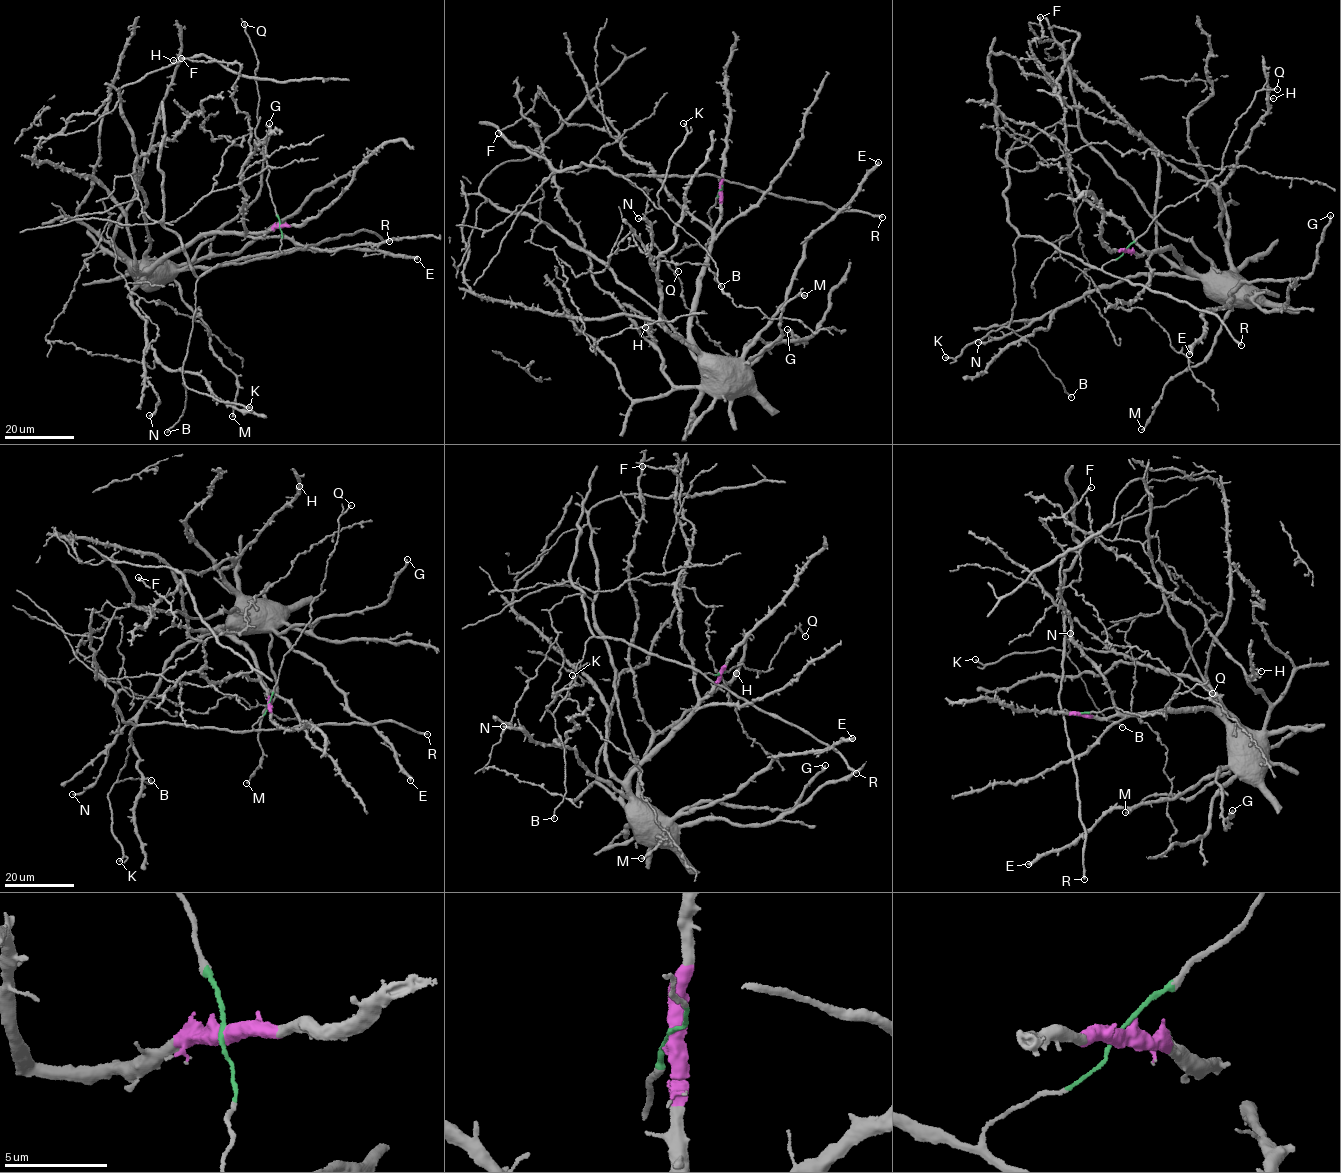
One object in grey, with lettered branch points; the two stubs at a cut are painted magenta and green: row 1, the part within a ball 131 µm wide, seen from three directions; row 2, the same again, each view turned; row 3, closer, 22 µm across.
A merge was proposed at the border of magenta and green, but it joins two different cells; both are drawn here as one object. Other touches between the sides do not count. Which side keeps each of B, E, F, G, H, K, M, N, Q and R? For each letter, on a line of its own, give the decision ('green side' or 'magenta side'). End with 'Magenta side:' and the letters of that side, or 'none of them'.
B: green side
E: magenta side
F: magenta side
G: magenta side
H: magenta side
K: green side
M: magenta side
N: magenta side
Q: green side
R: green side
Magenta side: E, F, G, H, M, N

